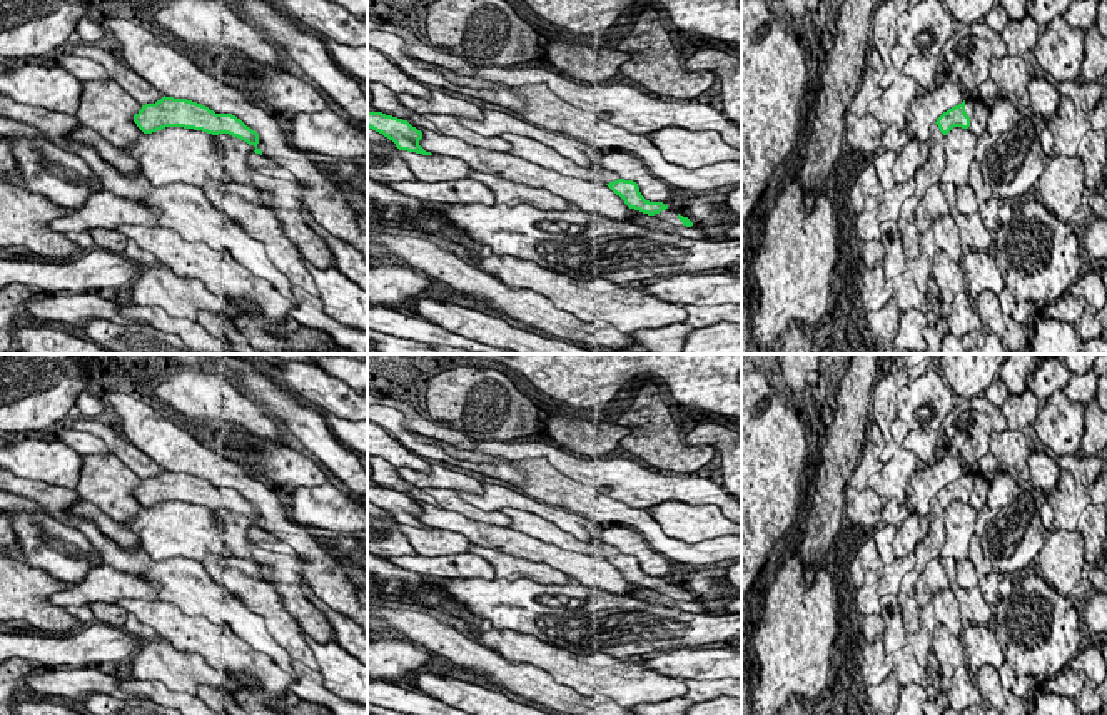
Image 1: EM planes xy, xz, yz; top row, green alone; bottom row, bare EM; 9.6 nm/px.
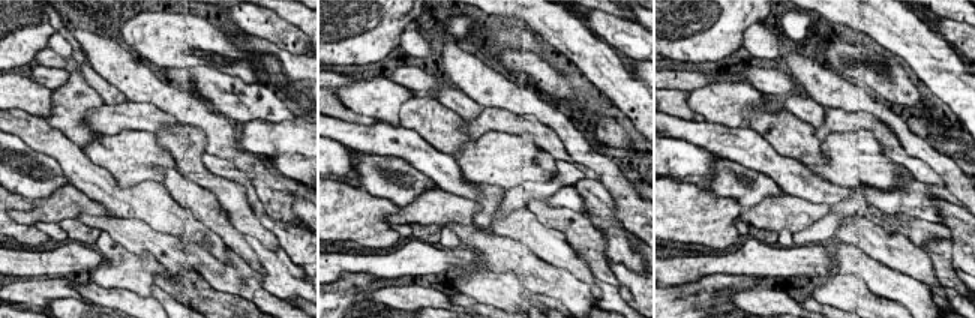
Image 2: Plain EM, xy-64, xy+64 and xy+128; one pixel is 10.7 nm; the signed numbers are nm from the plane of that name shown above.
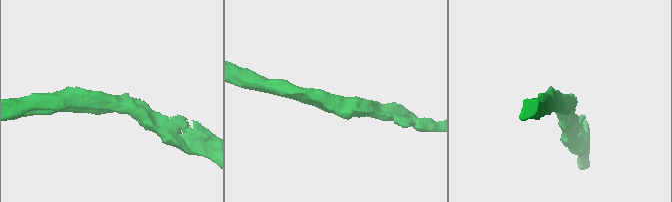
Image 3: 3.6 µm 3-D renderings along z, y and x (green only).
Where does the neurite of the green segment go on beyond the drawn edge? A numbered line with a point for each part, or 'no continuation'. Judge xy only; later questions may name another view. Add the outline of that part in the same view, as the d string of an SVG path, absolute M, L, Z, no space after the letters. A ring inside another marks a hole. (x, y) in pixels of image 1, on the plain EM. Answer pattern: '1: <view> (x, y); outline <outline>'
1: xy (174, 528); outline M165 501L140 510L122 525L140 538L142 550L154 561L182 556L204 563L207 553L225 560L232 556L222 538L222 520L202 505Z

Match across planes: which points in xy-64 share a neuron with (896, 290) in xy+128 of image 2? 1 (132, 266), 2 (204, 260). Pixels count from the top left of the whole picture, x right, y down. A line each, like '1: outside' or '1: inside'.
1: outside
2: inside

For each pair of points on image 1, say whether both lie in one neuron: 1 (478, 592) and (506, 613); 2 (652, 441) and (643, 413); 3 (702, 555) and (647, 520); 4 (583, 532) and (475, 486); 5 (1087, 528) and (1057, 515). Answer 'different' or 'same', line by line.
1: same
2: same
3: same
4: different
5: same

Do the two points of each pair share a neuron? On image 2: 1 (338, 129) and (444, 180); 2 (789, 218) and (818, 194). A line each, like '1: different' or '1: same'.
1: same
2: different

